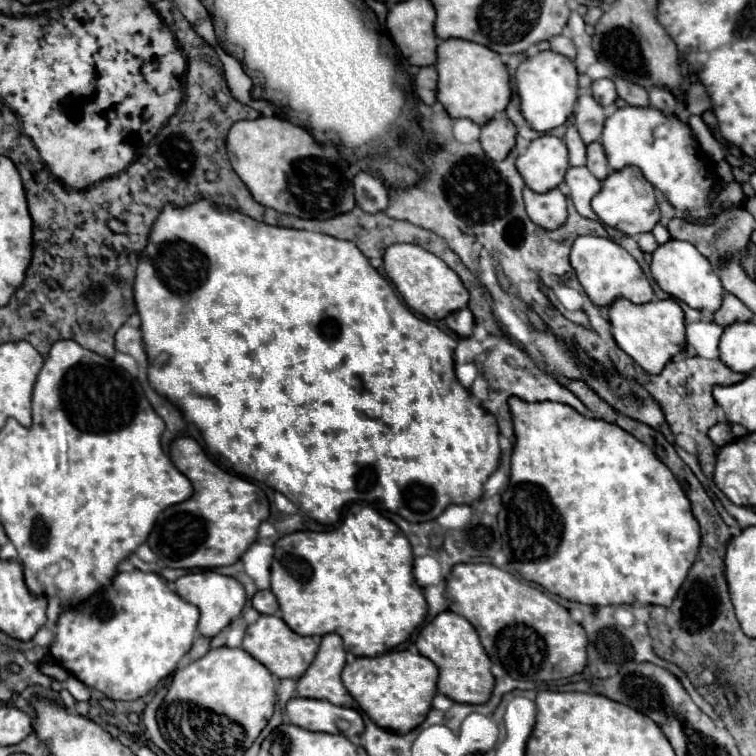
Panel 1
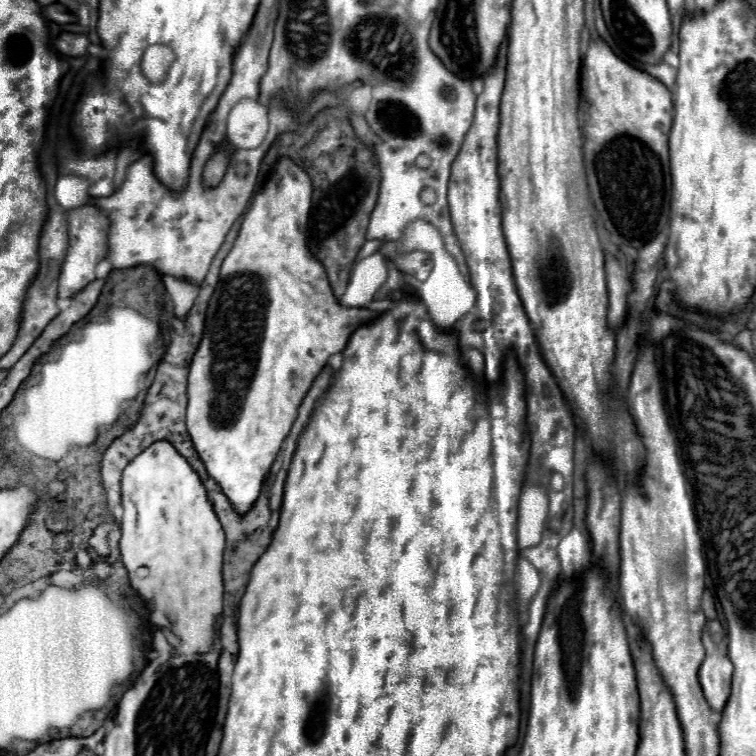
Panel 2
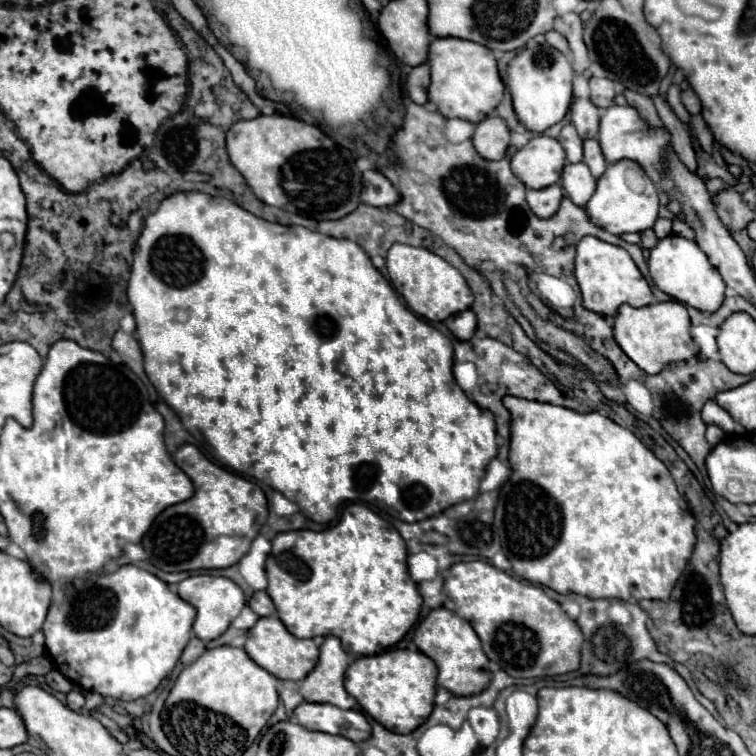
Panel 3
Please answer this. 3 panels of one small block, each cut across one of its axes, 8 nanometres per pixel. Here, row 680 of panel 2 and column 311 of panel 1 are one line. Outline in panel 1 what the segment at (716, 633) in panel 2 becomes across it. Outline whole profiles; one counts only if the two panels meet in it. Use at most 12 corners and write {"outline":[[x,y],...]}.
{"outline":[[292,698],[286,714],[312,732],[364,732],[356,708],[328,700]]}

